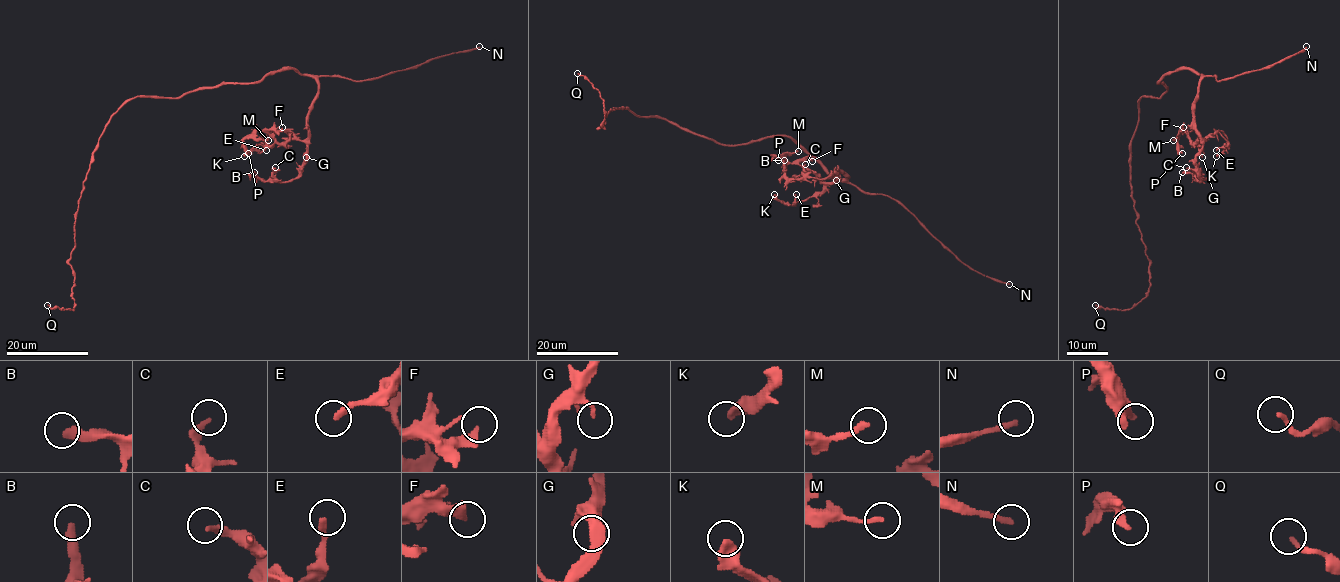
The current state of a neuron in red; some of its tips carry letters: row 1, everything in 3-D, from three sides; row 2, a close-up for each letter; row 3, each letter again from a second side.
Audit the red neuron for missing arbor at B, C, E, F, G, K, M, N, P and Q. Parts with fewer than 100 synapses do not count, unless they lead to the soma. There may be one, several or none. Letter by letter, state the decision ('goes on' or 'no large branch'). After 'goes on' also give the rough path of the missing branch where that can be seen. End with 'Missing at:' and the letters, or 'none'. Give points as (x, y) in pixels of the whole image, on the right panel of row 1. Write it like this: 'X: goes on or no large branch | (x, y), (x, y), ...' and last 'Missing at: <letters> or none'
B: no large branch
C: no large branch
E: no large branch
F: no large branch
G: no large branch
K: no large branch
M: no large branch
N: goes on | (1306, 46), (1191, 20), (1178, 45), (1181, 75), (1163, 56), (1147, 54), (1144, 61), (1154, 85), (1137, 102)
P: no large branch
Q: no large branch
Missing at: N

